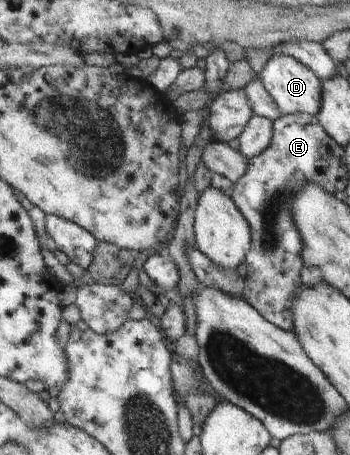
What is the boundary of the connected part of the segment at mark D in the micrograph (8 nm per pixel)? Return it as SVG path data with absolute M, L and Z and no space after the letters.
M276 54L264 65L258 78L283 116L306 114L314 117L318 115L322 103L321 81L306 65L288 55Z

